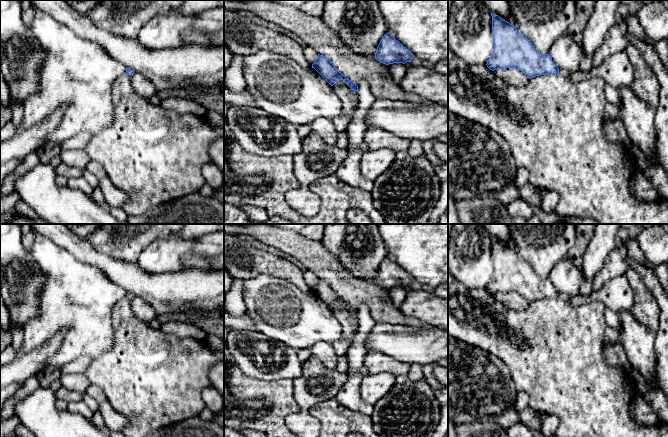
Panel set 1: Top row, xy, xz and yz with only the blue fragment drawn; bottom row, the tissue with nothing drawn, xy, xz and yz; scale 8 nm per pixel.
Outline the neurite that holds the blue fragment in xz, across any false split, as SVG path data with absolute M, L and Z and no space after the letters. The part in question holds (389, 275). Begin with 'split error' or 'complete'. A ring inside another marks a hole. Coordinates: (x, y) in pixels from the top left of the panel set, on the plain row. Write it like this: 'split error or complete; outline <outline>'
complete; outline M389 256L382 261L375 277L375 282L386 289L393 287L405 288L411 286L413 281L414 279Z

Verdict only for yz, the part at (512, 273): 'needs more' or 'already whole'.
needs more

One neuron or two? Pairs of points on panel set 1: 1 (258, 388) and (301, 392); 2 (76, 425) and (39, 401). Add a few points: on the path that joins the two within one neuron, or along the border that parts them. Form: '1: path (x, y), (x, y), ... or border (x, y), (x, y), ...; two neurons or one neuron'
1: border (292, 381), (293, 397), (301, 409); two neurons
2: path (67, 425), (63, 425), (48, 410); one neuron

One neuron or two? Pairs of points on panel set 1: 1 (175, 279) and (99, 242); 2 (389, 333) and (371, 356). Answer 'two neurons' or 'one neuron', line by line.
1: two neurons
2: two neurons

